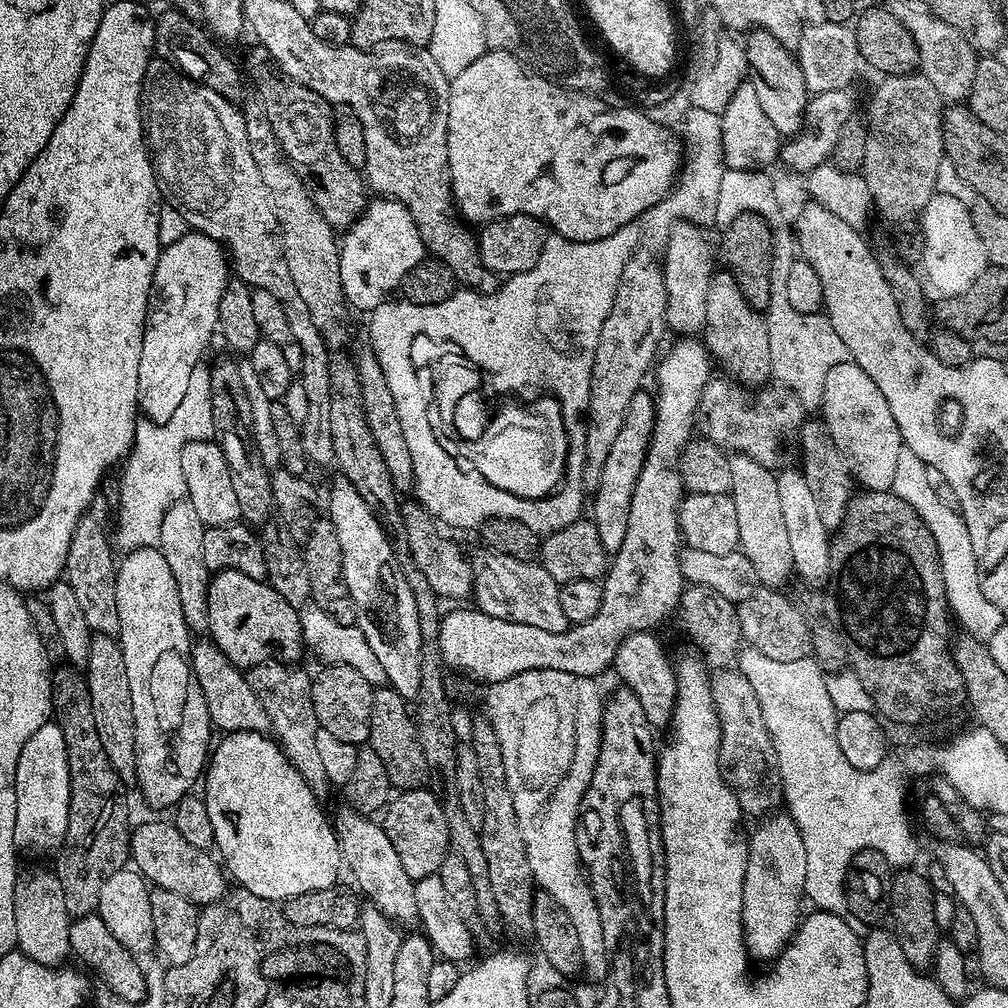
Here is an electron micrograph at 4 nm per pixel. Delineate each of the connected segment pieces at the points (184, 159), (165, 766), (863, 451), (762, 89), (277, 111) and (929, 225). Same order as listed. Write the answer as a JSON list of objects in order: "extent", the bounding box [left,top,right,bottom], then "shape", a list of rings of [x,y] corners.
[{"extent":[142,58,334,465],"shape":[[[153,58],[149,60],[148,69],[144,75],[144,83],[142,85],[142,119],[144,121],[146,147],[149,156],[152,157],[152,172],[156,175],[156,185],[160,188],[160,195],[166,201],[167,207],[176,208],[181,212],[189,229],[204,232],[210,238],[220,241],[221,245],[226,249],[227,255],[230,257],[231,271],[239,279],[243,280],[249,289],[255,290],[261,288],[262,290],[266,290],[266,294],[274,294],[274,298],[278,298],[282,310],[286,310],[286,322],[290,322],[290,330],[294,333],[294,338],[297,340],[298,346],[302,346],[302,366],[298,373],[298,383],[302,386],[302,390],[306,390],[306,418],[299,425],[302,446],[305,448],[305,454],[313,465],[331,465],[334,461],[334,438],[330,438],[330,366],[328,365],[328,353],[330,349],[328,347],[328,341],[325,333],[320,332],[318,326],[314,326],[314,318],[310,318],[310,309],[306,307],[306,302],[302,302],[302,298],[294,286],[294,278],[290,278],[290,269],[286,267],[286,258],[280,245],[280,233],[276,226],[276,215],[272,209],[272,203],[268,197],[266,186],[262,183],[262,174],[258,174],[258,165],[255,164],[254,158],[250,154],[250,146],[246,143],[244,112],[236,108],[239,107],[233,101],[222,98],[222,94],[218,94],[218,90],[210,90],[210,86],[199,84],[196,80],[192,80],[189,76],[184,75],[179,68],[169,63],[167,59]]]},{"extent":[116,547,214,806],"shape":[[[159,547],[154,548],[134,548],[119,561],[116,569],[116,597],[118,598],[118,622],[120,623],[120,635],[118,643],[121,648],[122,657],[126,662],[126,673],[130,680],[130,698],[133,702],[133,730],[136,738],[136,777],[138,787],[144,791],[144,796],[152,804],[168,804],[174,806],[182,797],[189,795],[192,788],[197,787],[202,773],[210,759],[210,749],[213,747],[214,729],[212,719],[206,706],[206,698],[198,686],[195,674],[192,673],[192,645],[193,641],[188,640],[190,629],[186,618],[182,614],[182,602],[178,602],[178,586],[174,586],[174,574],[170,574],[170,565],[166,563],[166,558],[161,554]]]},{"extent":[822,362,902,492],"shape":[[[849,362],[834,366],[826,374],[822,419],[852,473],[853,481],[870,492],[889,491],[902,441],[898,422],[894,422],[894,414],[890,414],[890,405],[886,398],[882,398],[882,390],[874,386],[866,370]]]},{"extent":[743,28,810,137],"shape":[[[761,28],[749,31],[747,36],[748,42],[743,47],[748,59],[750,81],[757,91],[758,103],[781,137],[795,137],[805,127],[810,99],[806,78],[802,78],[802,66],[796,59],[795,51],[782,46],[782,42],[774,38],[774,34]]]},{"extent":[244,46,370,230],"shape":[[[253,46],[244,64],[247,79],[256,80],[256,92],[260,95],[259,111],[270,118],[270,126],[274,126],[274,138],[278,138],[284,157],[298,178],[302,178],[310,198],[314,198],[314,206],[318,206],[322,218],[326,218],[334,230],[351,228],[352,223],[368,207],[370,192],[365,177],[352,168],[342,154],[338,154],[338,142],[334,142],[332,125],[333,105],[302,82],[290,78],[290,74],[276,65],[276,59],[265,48]]]},{"extent":[918,191,990,298],"shape":[[[937,191],[930,202],[926,202],[918,217],[924,239],[922,272],[930,288],[932,283],[933,290],[941,292],[941,297],[944,298],[961,296],[963,292],[970,290],[977,278],[990,266],[986,250],[982,250],[982,242],[974,230],[969,205],[963,204],[962,200],[959,195],[952,196]]]}]

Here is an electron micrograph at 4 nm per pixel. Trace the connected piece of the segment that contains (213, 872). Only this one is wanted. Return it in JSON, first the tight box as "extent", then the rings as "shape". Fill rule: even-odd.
{"extent":[130,819,228,906],"shape":[[[167,819],[140,824],[130,832],[130,860],[149,885],[174,890],[192,904],[203,906],[221,899],[228,890],[223,867],[210,856],[209,851],[186,842],[178,829]],[[136,863],[136,864],[135,864]]]}

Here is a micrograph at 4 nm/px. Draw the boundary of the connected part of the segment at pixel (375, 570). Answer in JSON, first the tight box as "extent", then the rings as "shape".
{"extent":[326,478,422,701],"shape":[[[337,478],[333,482],[332,489],[328,492],[326,516],[338,530],[338,543],[342,546],[342,570],[346,586],[356,604],[356,624],[362,630],[366,642],[370,642],[370,650],[374,650],[378,662],[382,662],[382,670],[386,670],[391,688],[398,690],[404,700],[415,701],[422,686],[422,638],[418,626],[418,606],[414,606],[414,594],[410,594],[410,582],[406,582],[404,569],[396,559],[393,541],[370,506],[366,506],[362,494],[358,494],[358,490],[354,490],[352,483],[346,479]]]}

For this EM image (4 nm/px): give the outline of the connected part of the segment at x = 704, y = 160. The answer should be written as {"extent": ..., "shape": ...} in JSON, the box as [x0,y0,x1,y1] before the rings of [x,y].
{"extent":[662,108,727,226],"shape":[[[689,108],[684,115],[682,130],[684,130],[685,147],[692,149],[691,159],[689,161],[687,159],[683,165],[680,183],[669,192],[662,203],[684,204],[684,212],[680,212],[680,220],[710,226],[714,224],[722,176],[727,170],[723,156],[721,115],[701,108]]]}

